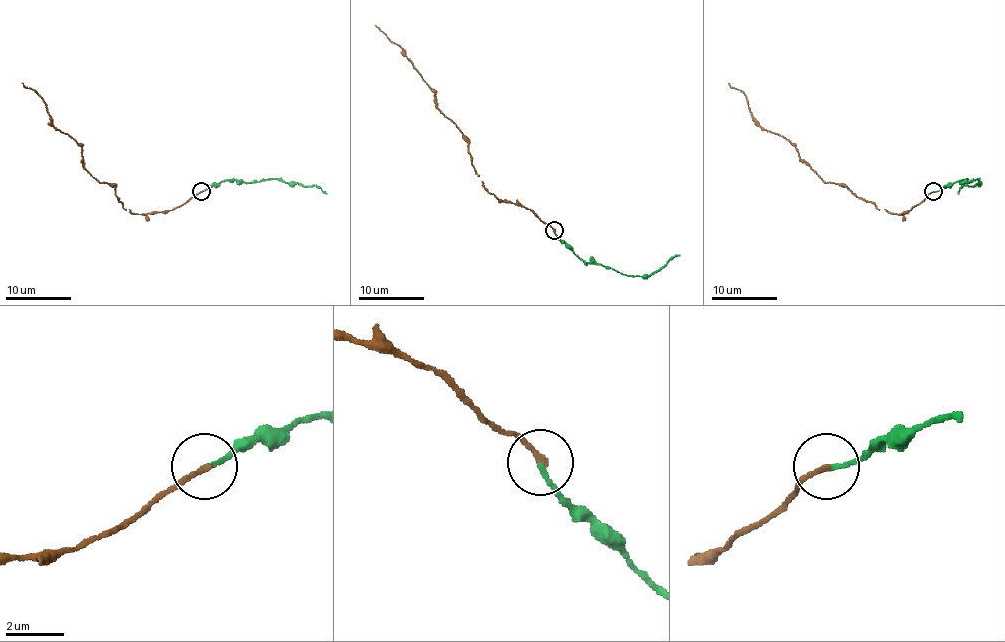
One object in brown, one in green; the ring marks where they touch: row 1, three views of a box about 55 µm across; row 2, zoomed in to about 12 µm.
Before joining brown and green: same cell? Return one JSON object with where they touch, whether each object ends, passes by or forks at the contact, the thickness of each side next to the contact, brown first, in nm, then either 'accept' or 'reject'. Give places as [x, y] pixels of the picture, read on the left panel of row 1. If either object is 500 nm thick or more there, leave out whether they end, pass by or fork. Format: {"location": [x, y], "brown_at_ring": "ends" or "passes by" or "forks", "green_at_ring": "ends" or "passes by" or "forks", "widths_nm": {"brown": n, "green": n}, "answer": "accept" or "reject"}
{"location": [201, 191], "brown_at_ring": "ends", "green_at_ring": "ends", "widths_nm": {"brown": 190, "green": 160}, "answer": "accept"}

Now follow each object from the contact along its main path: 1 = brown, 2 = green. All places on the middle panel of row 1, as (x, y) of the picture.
1: (554, 230), (487, 190), (472, 167), (466, 139), (436, 106), (435, 91), (374, 24)
2: (554, 230), (580, 258), (610, 266), (624, 275), (649, 276), (680, 255)

